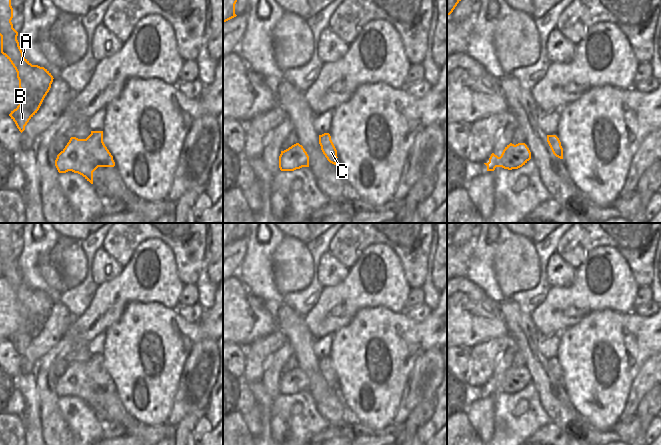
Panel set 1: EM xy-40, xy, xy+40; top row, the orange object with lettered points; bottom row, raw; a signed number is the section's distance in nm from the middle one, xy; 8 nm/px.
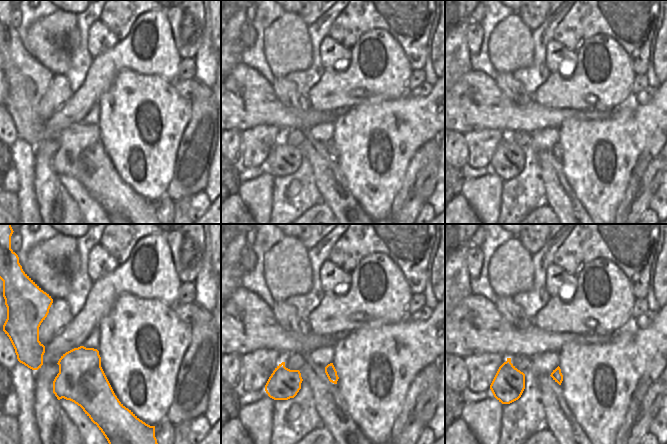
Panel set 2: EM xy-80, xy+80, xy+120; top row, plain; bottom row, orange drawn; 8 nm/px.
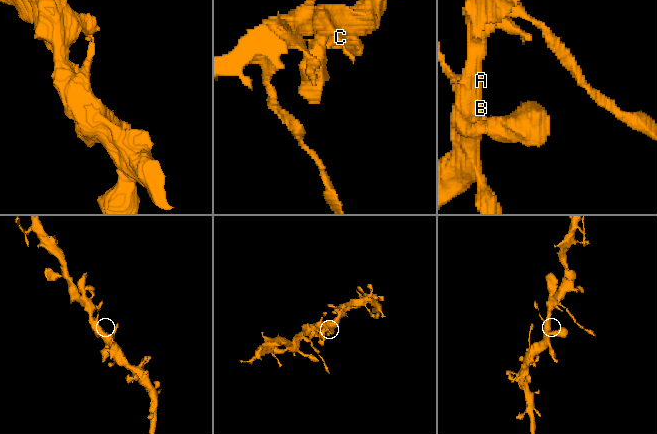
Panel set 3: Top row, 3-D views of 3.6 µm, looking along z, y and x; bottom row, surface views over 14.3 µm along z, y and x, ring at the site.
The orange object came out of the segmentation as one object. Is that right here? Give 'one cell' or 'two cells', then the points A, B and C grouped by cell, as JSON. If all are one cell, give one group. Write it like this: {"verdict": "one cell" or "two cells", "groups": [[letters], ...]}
{"verdict": "one cell", "groups": [["A", "B", "C"]]}

